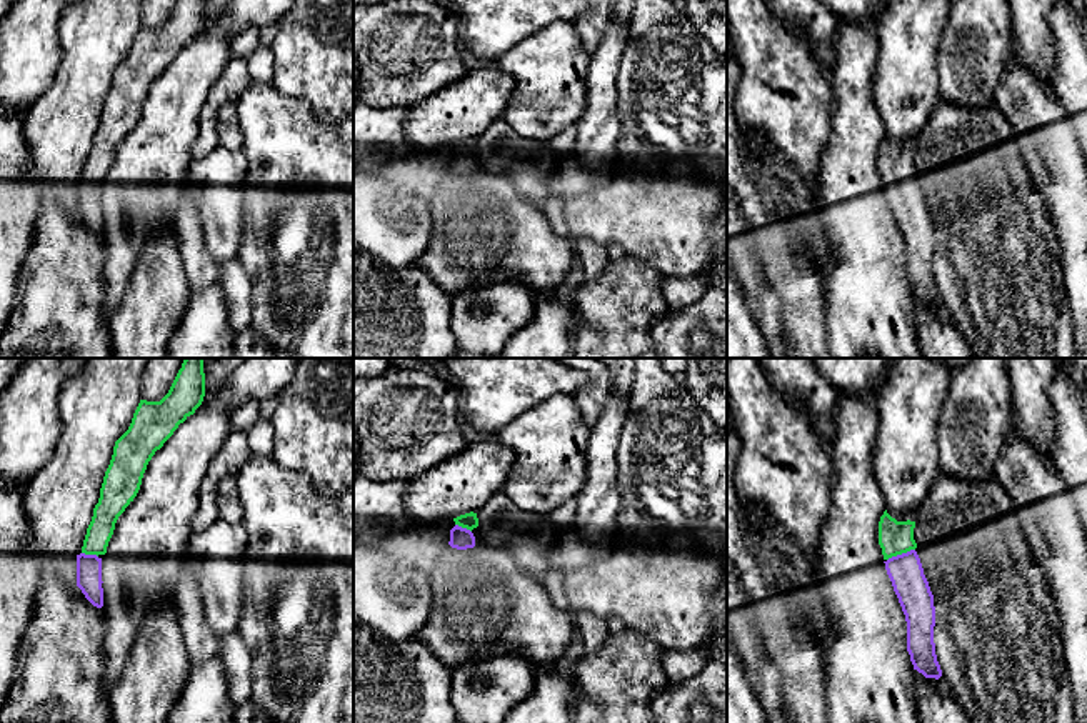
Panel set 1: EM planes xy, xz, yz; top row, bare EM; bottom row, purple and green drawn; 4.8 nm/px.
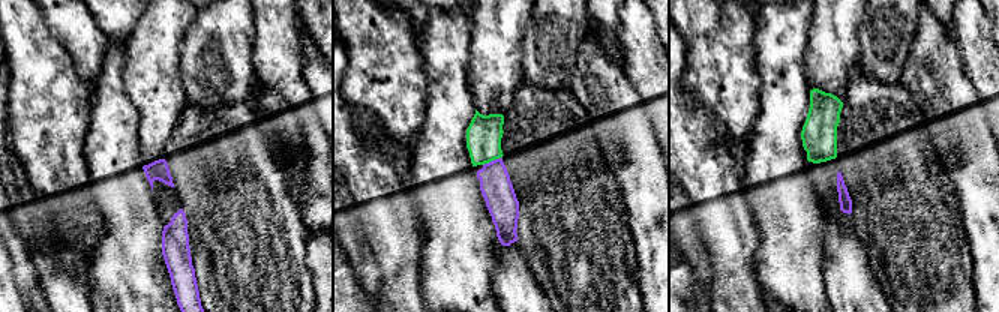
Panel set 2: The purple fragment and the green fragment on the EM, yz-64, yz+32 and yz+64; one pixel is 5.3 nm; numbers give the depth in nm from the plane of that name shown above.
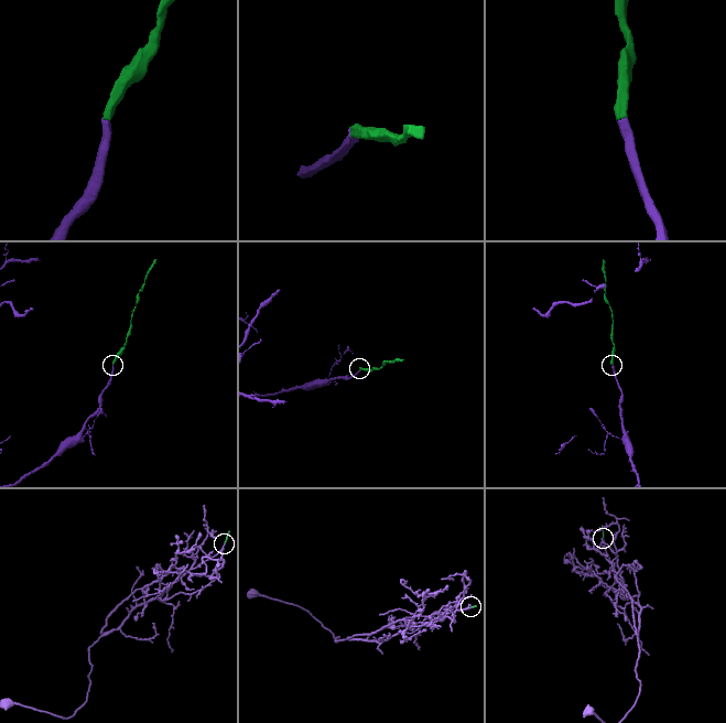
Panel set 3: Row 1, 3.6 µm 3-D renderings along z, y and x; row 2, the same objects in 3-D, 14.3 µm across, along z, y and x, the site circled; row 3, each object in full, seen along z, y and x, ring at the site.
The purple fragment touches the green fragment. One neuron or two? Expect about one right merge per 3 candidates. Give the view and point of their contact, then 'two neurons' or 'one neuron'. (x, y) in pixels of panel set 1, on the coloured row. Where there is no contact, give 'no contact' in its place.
meets purple in yz at (902, 553); one neuron

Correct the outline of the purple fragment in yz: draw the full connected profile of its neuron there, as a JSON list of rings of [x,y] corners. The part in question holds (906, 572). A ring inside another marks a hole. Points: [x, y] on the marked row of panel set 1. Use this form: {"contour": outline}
{"contour": [[[885,510],[879,521],[879,545],[887,575],[905,615],[907,651],[914,670],[925,678],[939,680],[942,670],[934,643],[934,595],[915,551],[914,528],[915,521],[897,521]]]}

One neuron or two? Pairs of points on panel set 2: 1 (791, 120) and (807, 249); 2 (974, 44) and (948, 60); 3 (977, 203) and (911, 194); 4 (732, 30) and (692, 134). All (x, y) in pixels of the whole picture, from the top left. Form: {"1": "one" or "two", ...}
{"1": "one", "2": "two", "3": "two", "4": "two"}

